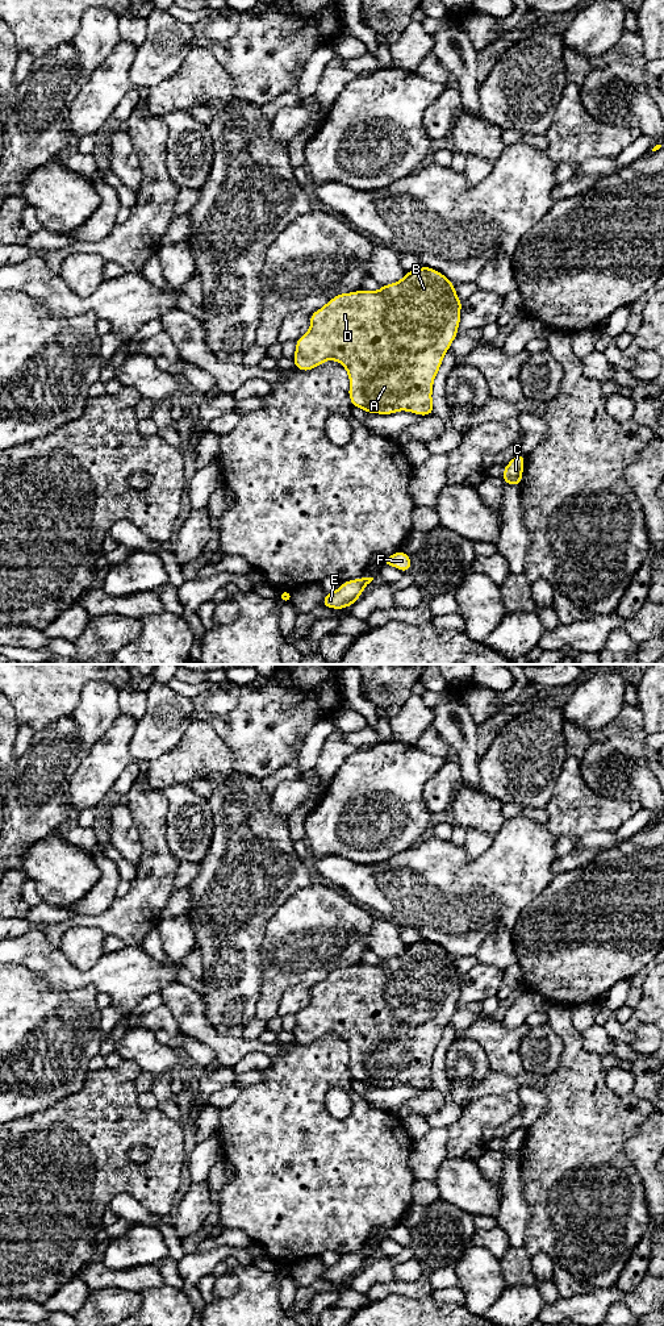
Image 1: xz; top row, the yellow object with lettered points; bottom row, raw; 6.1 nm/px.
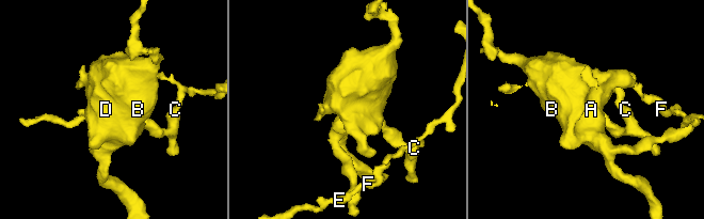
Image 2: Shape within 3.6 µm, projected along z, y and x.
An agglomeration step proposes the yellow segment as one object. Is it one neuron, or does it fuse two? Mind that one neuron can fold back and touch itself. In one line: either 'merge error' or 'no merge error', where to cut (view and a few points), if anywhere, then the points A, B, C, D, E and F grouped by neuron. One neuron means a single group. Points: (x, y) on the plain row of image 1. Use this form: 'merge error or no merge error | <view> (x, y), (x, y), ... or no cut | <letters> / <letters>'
merge error | xz (520, 1128), (523, 1133) | A B C D / E F

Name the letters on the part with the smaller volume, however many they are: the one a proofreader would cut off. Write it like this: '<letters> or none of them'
E, F

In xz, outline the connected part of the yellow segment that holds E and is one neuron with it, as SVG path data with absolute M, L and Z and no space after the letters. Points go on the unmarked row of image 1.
M359 1251L356 1254L348 1254L342 1259L327 1267L322 1273L322 1279L331 1283L344 1283L351 1280L362 1269L363 1263L373 1254L373 1251Z

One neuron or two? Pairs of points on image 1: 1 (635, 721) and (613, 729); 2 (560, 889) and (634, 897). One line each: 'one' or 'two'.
1: one
2: one

